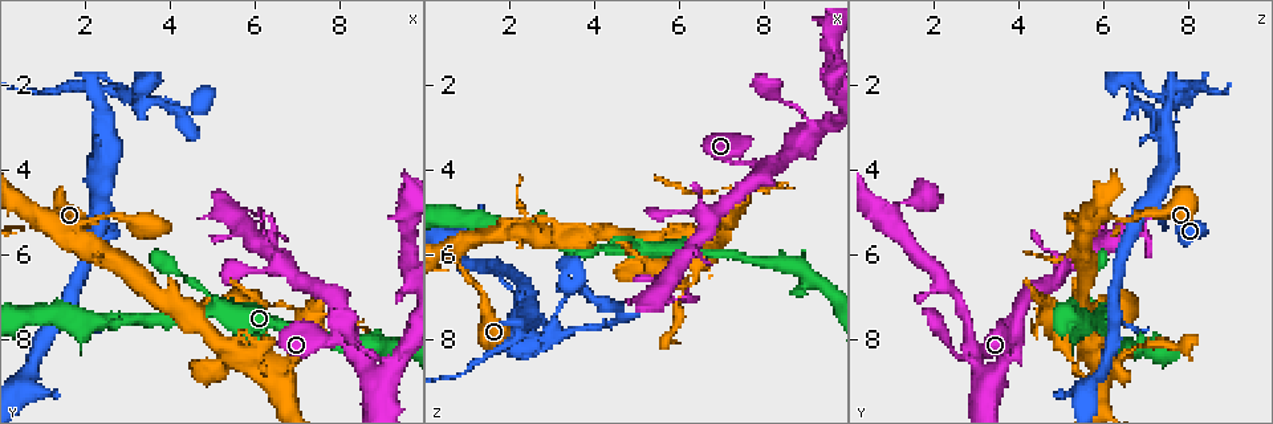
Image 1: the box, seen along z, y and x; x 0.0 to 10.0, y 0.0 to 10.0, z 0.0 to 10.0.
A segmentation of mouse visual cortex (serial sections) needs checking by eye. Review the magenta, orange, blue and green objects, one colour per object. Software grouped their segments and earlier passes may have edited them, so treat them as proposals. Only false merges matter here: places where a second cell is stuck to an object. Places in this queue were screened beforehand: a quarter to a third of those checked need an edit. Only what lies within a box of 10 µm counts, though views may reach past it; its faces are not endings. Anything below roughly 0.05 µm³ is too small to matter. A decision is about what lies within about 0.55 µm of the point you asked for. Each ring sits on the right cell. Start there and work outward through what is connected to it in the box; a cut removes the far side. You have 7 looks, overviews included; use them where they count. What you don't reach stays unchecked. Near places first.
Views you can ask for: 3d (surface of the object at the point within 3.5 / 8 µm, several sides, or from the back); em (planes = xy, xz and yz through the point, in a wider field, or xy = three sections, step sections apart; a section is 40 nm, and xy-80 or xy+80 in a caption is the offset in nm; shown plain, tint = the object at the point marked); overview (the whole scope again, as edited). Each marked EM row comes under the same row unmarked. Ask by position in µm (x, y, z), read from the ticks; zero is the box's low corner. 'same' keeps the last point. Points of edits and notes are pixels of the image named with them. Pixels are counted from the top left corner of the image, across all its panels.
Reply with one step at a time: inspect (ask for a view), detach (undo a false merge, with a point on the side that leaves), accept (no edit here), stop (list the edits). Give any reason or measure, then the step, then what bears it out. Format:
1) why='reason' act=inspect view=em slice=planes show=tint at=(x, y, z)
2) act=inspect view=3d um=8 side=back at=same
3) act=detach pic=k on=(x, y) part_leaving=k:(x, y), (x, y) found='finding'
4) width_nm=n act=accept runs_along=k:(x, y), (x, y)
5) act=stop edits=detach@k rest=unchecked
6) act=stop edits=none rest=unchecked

why='thick turns thin' act=inspect view=3d um=8 at=(9.20, 8.75, 3.10)

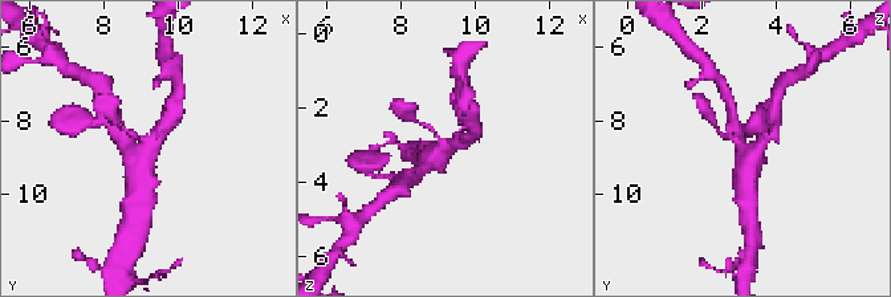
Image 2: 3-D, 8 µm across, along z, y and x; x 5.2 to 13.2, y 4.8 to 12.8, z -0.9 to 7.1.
arms=4 arm_widths_nm=150,300,400,600 why='now the EM' act=inspect view=em slice=xy step=1 show=tint at=same

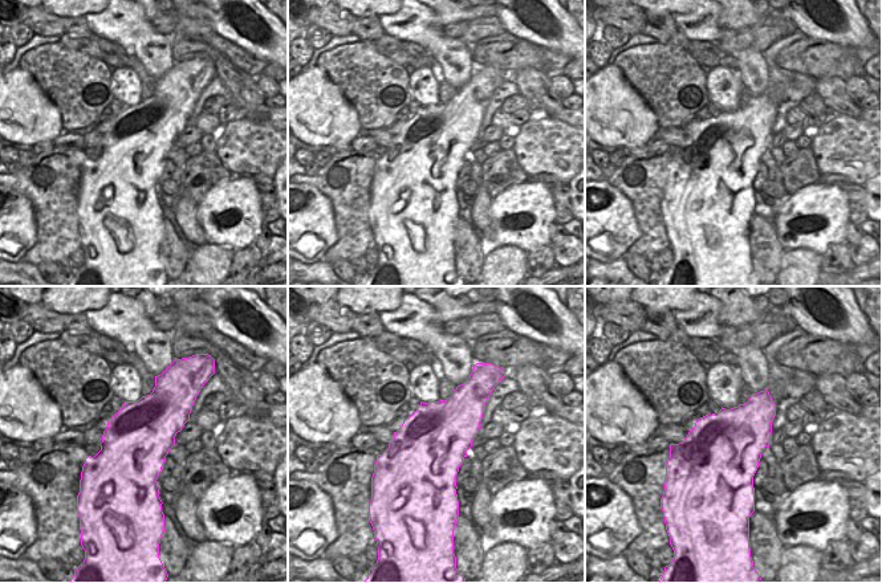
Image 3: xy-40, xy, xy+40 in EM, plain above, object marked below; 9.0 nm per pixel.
act=accept runs_along=2:(416, 175), (434, 157), (460, 142) found='continuous, no second cell'

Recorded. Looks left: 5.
why='side arm on a straight run' act=inspect view=3d um=3.5 at=(1.70, 5.60, 5.50)

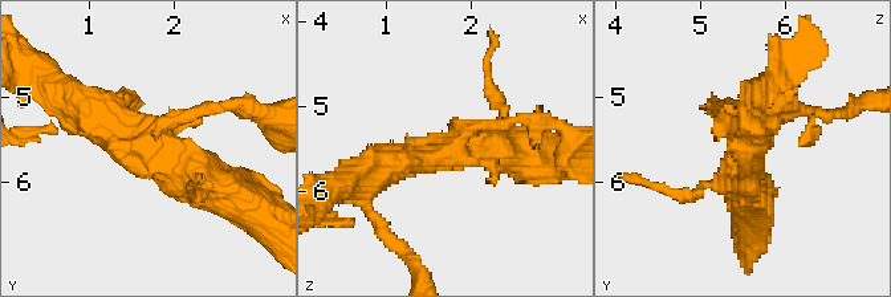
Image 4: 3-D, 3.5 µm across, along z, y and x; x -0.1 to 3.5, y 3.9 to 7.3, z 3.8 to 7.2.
why='shape alone is not enough' act=inspect view=em slice=xy step=2 show=tint at=(1.65, 5.60, 5.55)

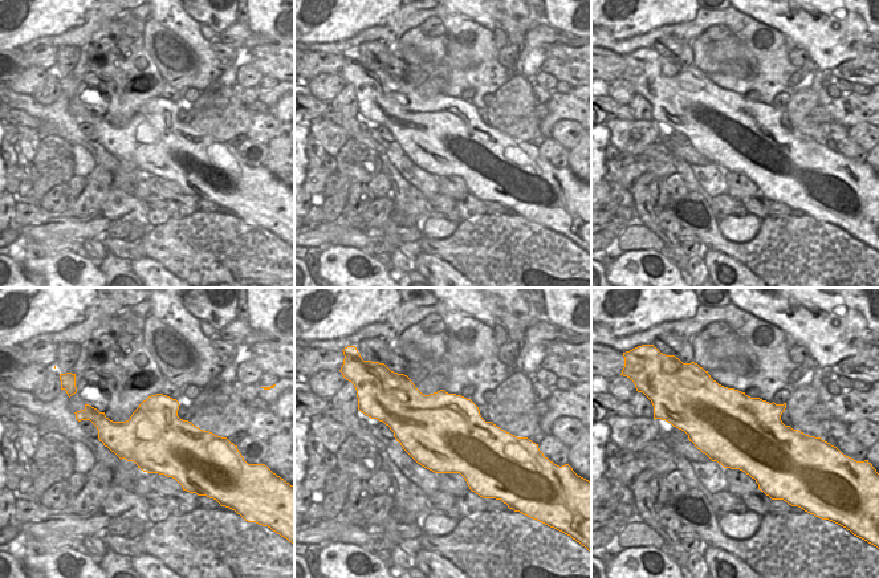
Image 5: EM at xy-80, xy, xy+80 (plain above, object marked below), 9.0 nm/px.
act=accept runs_along=4:(74, 106), (222, 192) found='one cell here'

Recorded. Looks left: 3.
why='side arm on a straight run' act=inspect view=3d um=8 at=(2.15, 1.95, 7.95)

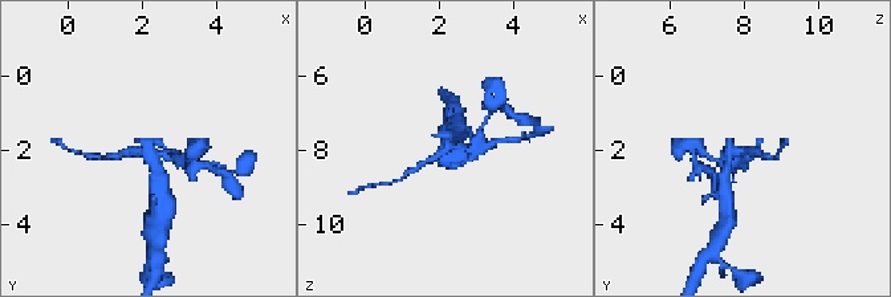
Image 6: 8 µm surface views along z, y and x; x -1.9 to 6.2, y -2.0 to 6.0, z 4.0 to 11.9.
why='now the EM' act=inspect view=em slice=planes show=tint at=same

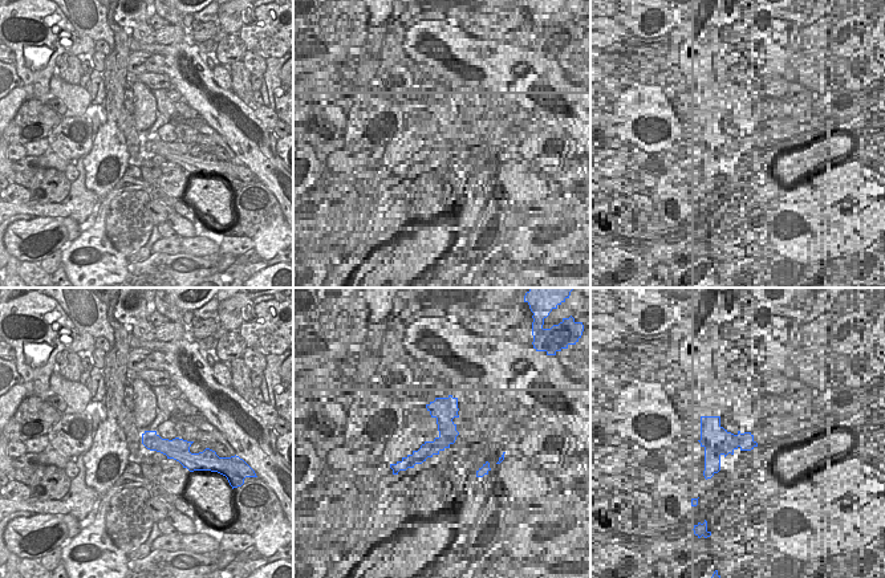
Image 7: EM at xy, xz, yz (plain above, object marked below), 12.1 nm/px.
act=detach pic=6 on=(477, 150) found='a second cell is stuck on'

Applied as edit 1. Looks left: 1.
act=stop edits=detach@6 rest=unchecked

